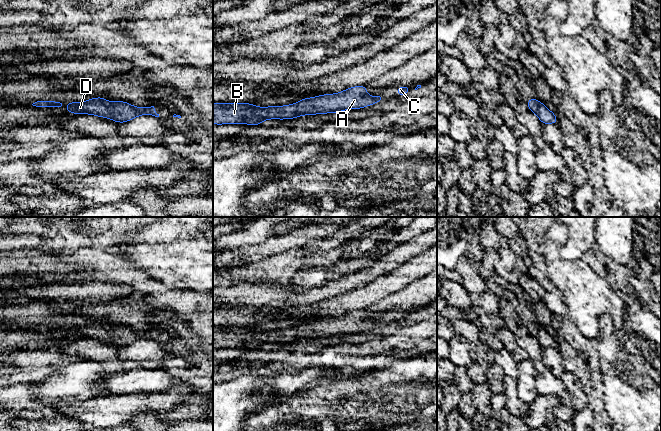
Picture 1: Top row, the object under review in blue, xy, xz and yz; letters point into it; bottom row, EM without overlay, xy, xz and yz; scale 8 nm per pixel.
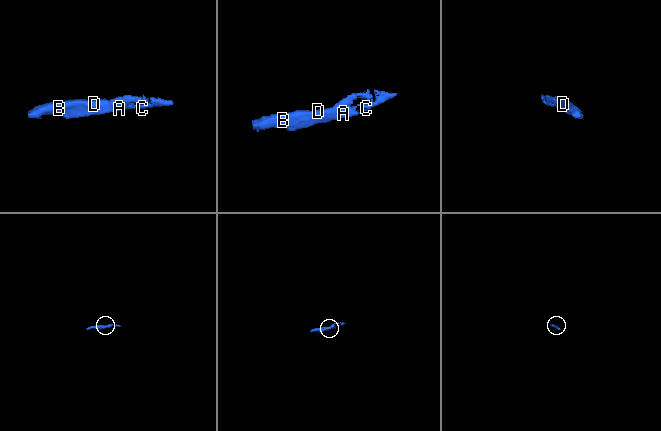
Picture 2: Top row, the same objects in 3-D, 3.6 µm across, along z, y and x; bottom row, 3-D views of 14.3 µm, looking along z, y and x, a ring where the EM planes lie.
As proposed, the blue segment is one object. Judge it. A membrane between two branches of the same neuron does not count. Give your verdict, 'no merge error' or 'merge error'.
no merge error

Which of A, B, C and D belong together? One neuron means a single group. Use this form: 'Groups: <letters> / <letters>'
Groups: A B C D

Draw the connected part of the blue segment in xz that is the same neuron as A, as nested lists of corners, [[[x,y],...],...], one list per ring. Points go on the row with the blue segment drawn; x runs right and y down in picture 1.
[[[366,85],[353,86],[337,94],[322,94],[284,106],[258,107],[248,103],[213,103],[213,124],[239,124],[248,126],[261,124],[269,119],[295,119],[304,115],[342,112],[347,109],[361,109],[385,100],[382,94],[366,96]]]

